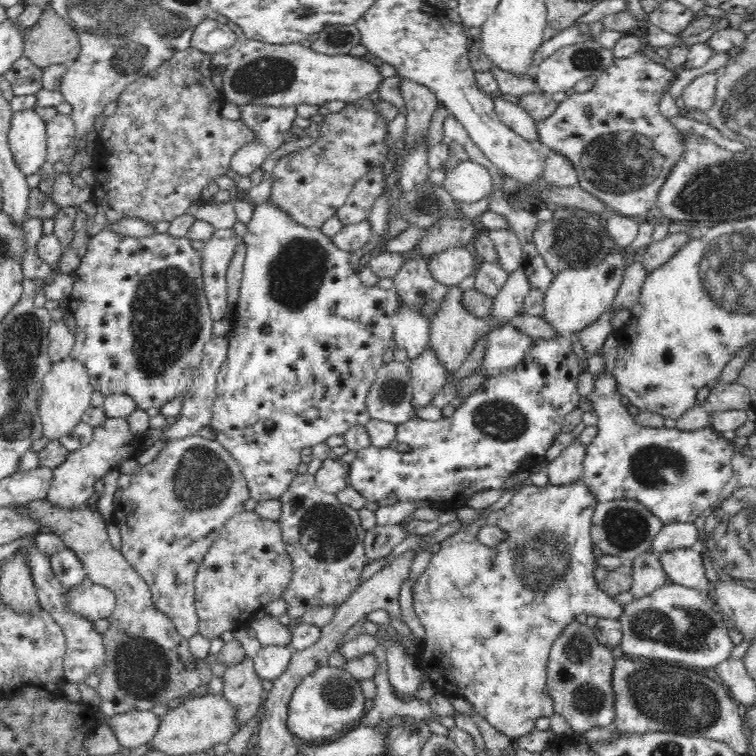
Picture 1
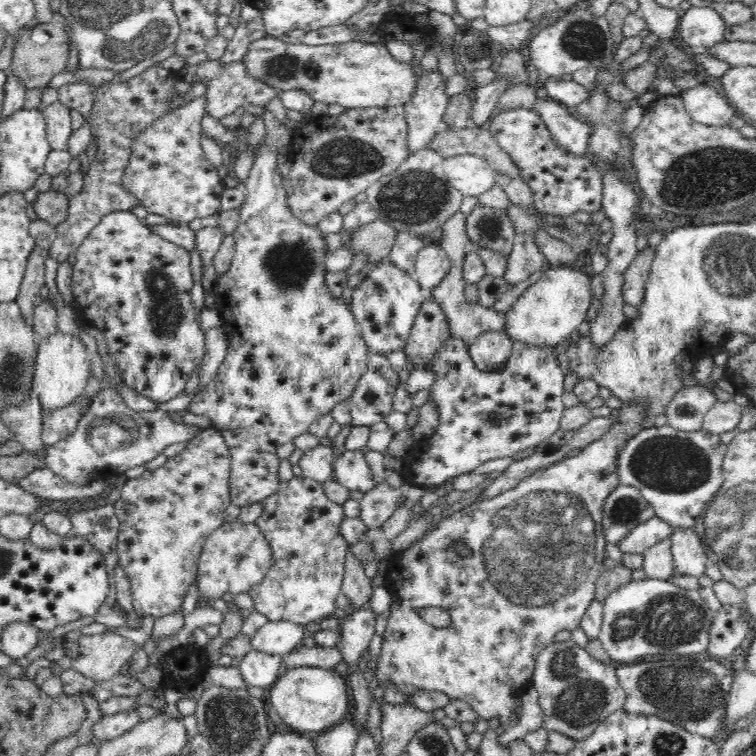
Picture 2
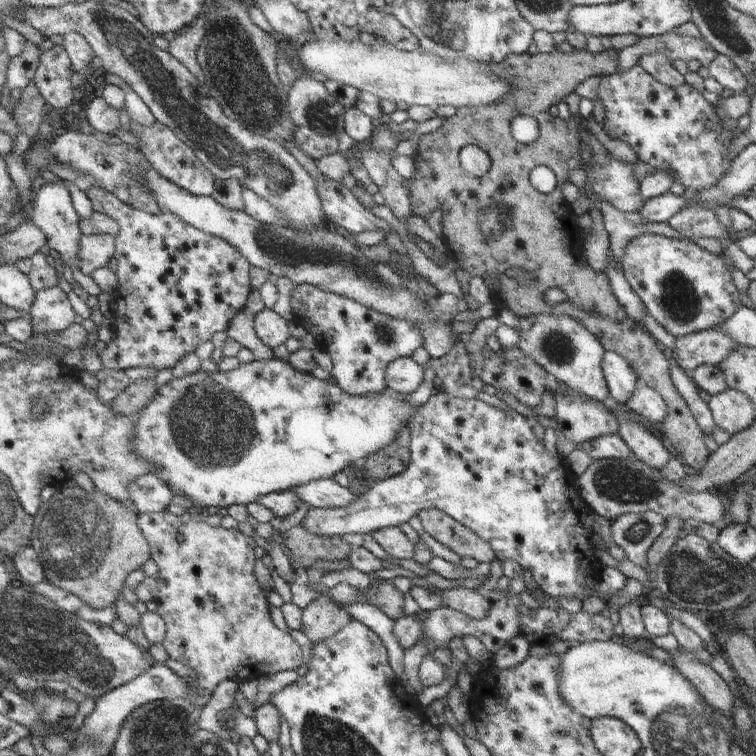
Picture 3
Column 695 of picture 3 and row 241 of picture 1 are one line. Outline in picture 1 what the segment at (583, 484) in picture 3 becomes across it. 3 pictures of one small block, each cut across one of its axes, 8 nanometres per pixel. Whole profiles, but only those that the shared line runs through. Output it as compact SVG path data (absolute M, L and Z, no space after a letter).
M489 229L488 235L494 243L500 266L509 273L520 268L523 250L517 234L510 229Z

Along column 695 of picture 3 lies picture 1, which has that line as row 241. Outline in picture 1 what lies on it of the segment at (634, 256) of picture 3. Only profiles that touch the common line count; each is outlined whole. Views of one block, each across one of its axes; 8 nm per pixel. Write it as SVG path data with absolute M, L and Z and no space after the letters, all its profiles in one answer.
M270 200L255 206L247 231L243 236L247 251L244 259L243 277L240 285L237 305L231 314L229 349L226 360L217 374L217 393L212 408L211 428L216 433L216 441L230 452L230 455L242 467L242 475L246 479L249 498L257 502L281 497L294 481L298 465L302 463L302 450L318 446L326 442L330 436L343 436L350 428L366 426L370 422L370 413L366 409L366 400L377 370L384 364L382 356L393 346L392 319L398 308L400 298L393 290L385 290L378 286L366 288L358 270L352 268L350 252L338 248L333 240L326 236L321 228L308 228L294 221L288 213L281 211Z

